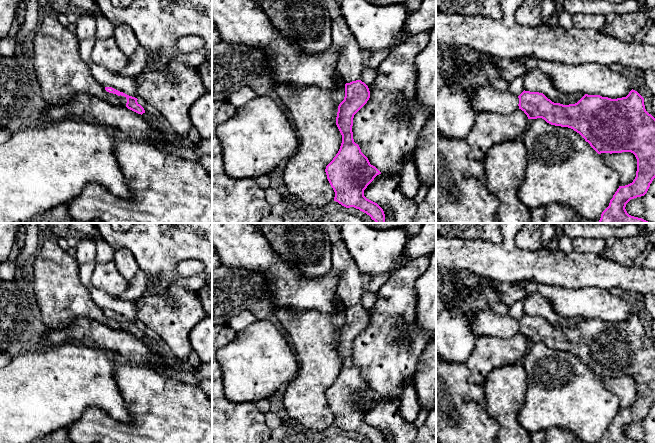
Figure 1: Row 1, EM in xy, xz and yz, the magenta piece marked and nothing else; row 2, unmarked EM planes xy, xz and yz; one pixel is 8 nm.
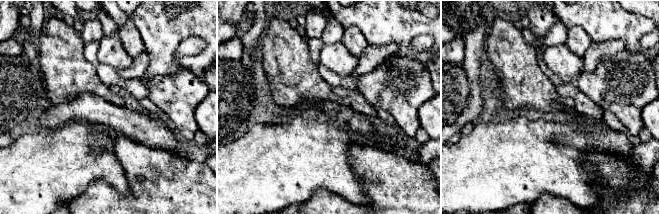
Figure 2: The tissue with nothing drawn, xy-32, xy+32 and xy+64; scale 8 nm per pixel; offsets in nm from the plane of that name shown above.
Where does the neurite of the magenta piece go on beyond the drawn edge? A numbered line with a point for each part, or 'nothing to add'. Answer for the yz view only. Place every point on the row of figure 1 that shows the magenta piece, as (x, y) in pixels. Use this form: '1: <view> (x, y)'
1: yz (485, 98)

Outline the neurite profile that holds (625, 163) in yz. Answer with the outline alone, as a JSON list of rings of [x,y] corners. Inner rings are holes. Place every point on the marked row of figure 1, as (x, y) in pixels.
[[[601,153],[600,156],[609,167],[618,172],[620,186],[633,182],[637,171],[637,159],[633,153]]]

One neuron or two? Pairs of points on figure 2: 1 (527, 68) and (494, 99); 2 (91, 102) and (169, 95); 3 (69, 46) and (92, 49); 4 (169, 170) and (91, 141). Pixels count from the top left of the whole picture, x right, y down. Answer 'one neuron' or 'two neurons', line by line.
1: two neurons
2: two neurons
3: two neurons
4: two neurons

